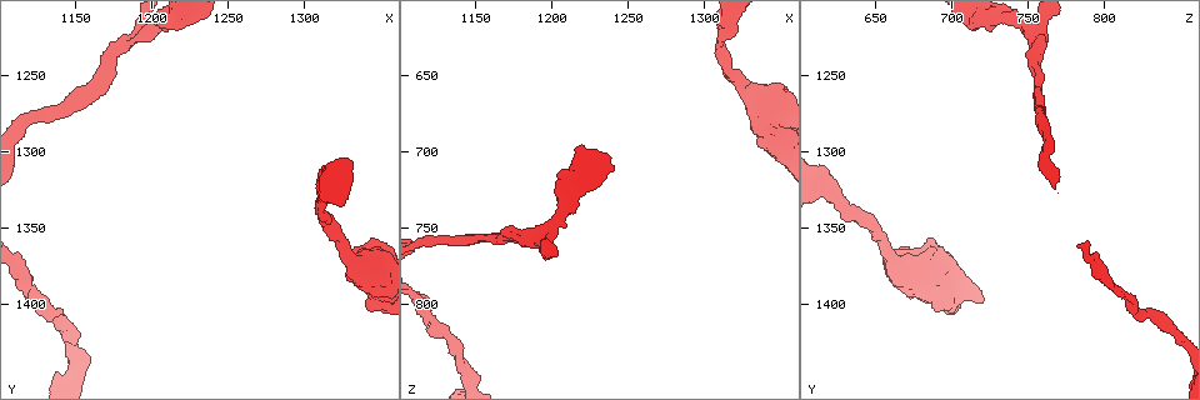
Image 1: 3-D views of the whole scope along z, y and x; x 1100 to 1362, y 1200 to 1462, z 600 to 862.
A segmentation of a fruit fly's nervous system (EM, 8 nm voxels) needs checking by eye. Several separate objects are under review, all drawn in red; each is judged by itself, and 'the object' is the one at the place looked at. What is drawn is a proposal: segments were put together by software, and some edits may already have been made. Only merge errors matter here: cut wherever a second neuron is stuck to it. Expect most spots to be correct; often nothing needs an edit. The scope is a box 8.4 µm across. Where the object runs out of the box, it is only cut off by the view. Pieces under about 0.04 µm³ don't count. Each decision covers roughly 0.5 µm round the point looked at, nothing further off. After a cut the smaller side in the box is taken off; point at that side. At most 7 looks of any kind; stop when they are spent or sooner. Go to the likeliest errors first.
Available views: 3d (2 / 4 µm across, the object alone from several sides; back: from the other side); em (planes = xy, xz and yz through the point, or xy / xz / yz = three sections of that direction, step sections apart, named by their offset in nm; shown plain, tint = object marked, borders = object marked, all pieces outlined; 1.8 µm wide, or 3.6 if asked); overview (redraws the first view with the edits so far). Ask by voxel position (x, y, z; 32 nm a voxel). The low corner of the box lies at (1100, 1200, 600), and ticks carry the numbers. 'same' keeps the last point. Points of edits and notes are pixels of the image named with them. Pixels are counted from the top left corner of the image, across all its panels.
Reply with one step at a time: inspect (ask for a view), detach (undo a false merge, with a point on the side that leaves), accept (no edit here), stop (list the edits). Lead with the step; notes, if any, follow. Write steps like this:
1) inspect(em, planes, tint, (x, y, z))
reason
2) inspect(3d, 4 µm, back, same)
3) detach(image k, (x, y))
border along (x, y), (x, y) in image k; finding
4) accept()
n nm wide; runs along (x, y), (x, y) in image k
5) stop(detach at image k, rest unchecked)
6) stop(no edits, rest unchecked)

inspect(em, planes, tint, (1198, 1220, 750))
sharp bend

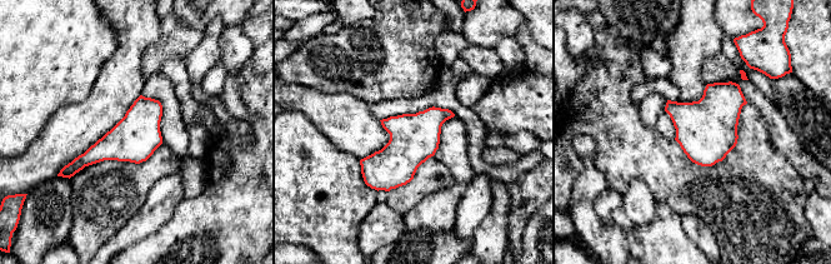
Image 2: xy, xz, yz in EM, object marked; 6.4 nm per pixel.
accept()
300 nm wide; continuous, no second neuron

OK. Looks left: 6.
inspect(3d, 4 µm, (1332, 1374, 660))
sudden change in width

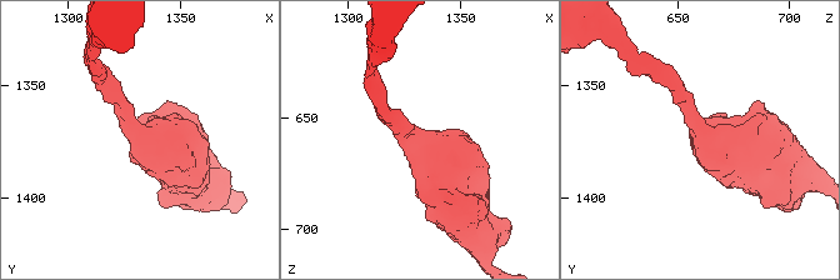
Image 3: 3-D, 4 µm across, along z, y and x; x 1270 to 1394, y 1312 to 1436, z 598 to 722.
inspect(em, 3.6 µm, planes, tint, (1331, 1374, 663))
need the tissue

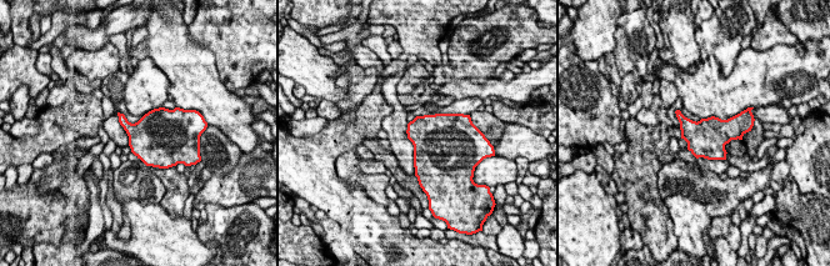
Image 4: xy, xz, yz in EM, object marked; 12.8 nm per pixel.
accept()
continuous, no second neuron

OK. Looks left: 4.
inspect(em, 3.6 µm, yz, step 4, tint, (1314, 1324, 618))

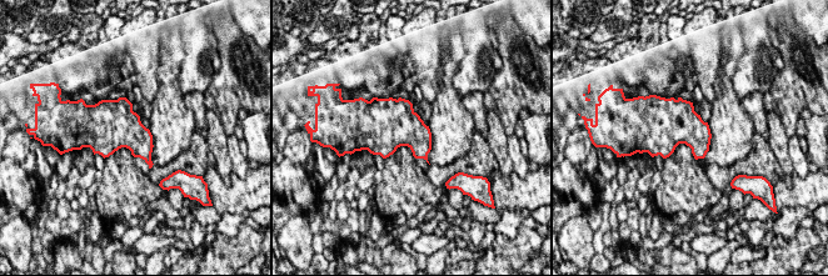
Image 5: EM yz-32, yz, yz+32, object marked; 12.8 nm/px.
inspect(em, 3.6 µm, planes, tint, same)
another direction

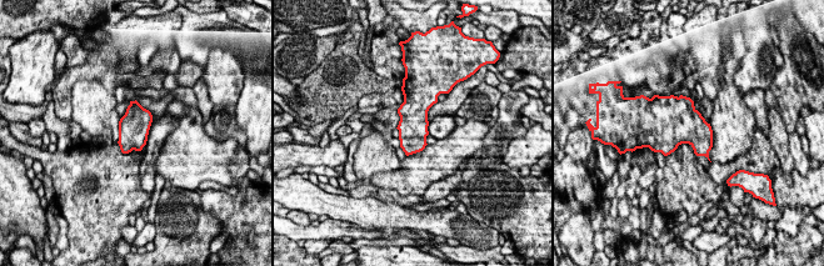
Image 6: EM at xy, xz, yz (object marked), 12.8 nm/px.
accept()
380 nm wide; all the same neuron

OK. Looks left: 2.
stop(no edits, rest unchecked)

